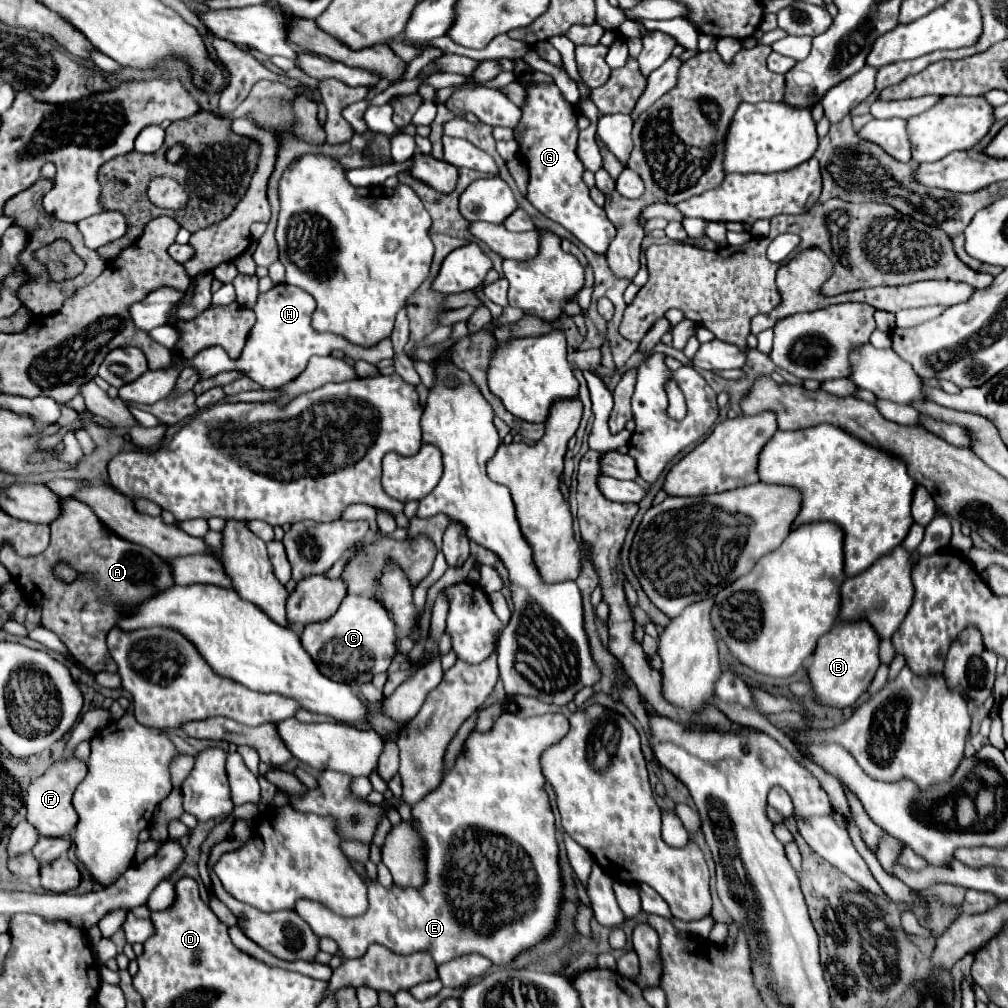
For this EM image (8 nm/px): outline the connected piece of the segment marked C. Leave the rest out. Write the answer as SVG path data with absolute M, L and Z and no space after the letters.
M346 596L338 608L338 612L328 618L326 622L320 624L308 624L302 630L302 646L304 650L312 656L312 660L320 666L320 672L324 672L324 676L338 680L338 682L358 682L362 678L362 682L372 680L374 674L386 672L390 666L390 660L396 652L396 624L392 622L388 610L384 610L384 606L372 598L366 596Z

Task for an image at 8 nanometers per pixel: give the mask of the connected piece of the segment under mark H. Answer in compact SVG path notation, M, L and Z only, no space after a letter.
M276 284L268 292L258 296L258 302L254 306L256 312L256 324L252 326L246 346L242 350L240 360L225 360L225 350L220 346L210 346L208 350L202 350L188 362L188 358L180 358L186 366L196 366L200 370L200 378L212 378L214 374L222 370L242 370L248 378L258 382L262 388L280 388L292 378L300 374L300 370L306 368L308 360L312 356L326 356L332 350L344 350L346 356L354 360L366 360L372 364L378 364L384 358L393 358L394 350L390 338L382 340L376 346L362 348L356 344L350 344L346 338L340 338L336 334L318 334L312 330L312 310L314 310L314 298L290 284Z

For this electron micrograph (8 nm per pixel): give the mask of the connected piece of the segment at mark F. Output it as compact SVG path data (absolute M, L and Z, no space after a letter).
M68 758L64 762L60 762L58 766L50 768L48 772L44 772L40 778L36 778L30 788L28 788L28 796L26 796L26 808L28 808L28 822L32 826L36 826L36 832L40 836L46 838L60 838L66 836L74 830L78 816L72 808L72 794L76 790L76 786L84 780L86 776L86 764L76 760L76 758Z

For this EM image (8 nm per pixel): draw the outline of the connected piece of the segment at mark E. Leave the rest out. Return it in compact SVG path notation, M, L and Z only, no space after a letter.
M510 712L500 714L488 732L472 732L466 738L466 754L460 754L442 784L412 808L412 822L424 836L428 850L426 884L420 890L392 886L388 892L378 882L368 882L370 906L356 918L338 916L310 900L300 900L296 912L312 926L314 934L334 938L344 958L360 958L376 942L396 954L424 950L438 964L476 952L494 964L508 966L522 952L546 942L558 930L564 882L554 814L544 792L538 758L544 748L558 742L566 732L568 718L564 714L520 718Z

